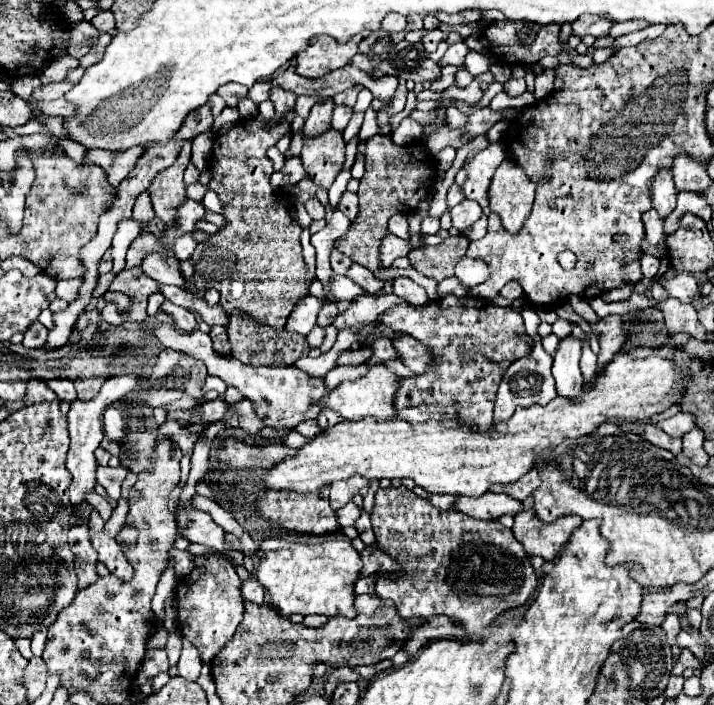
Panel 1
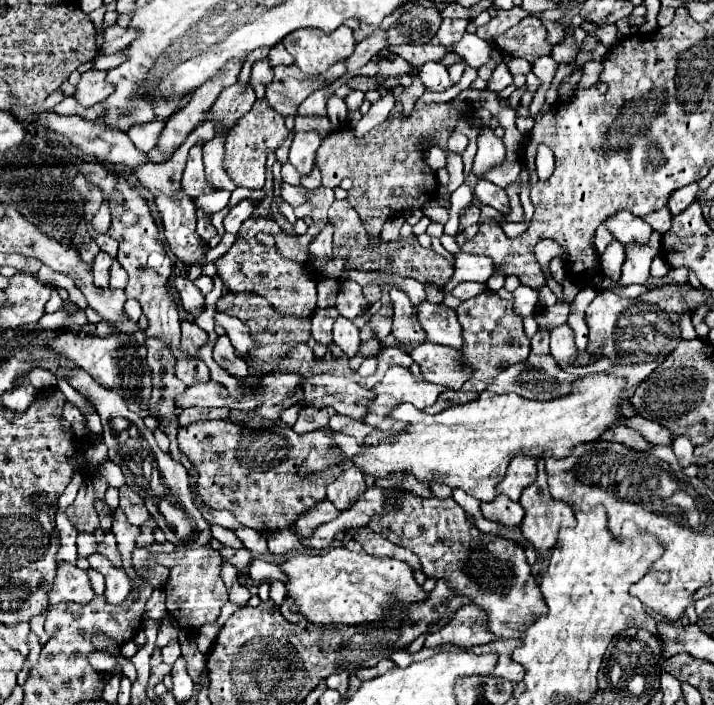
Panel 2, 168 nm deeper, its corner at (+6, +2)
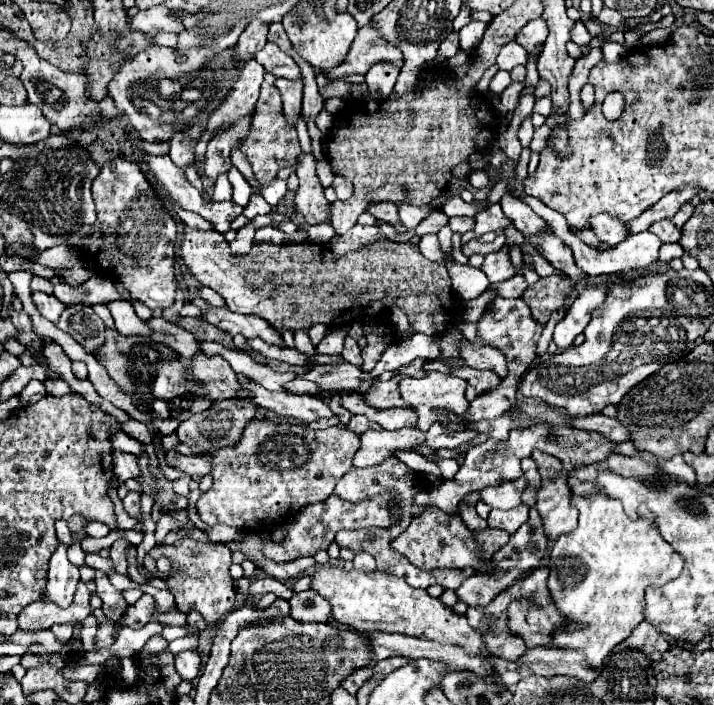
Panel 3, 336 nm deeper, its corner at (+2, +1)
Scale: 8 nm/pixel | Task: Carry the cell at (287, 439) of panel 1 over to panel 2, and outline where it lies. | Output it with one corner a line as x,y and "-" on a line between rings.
333,432
332,433
333,441
340,446
342,451
344,451
345,455
352,459
354,455
360,453
360,445
354,437
345,435
341,432

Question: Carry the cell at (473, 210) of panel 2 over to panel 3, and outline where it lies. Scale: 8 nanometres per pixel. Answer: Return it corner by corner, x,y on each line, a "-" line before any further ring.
490,204
484,212
476,214
476,228
474,228
474,232
476,232
476,236
480,238
480,236
486,234
486,232
504,230
504,228
510,226
510,224
512,224
512,220
504,216
502,208
500,208
498,204

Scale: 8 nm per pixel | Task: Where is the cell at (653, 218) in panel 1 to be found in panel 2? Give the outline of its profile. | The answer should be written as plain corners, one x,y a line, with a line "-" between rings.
620,211
614,217
606,219
604,225
620,243
648,243
652,235
652,227
642,219
628,211

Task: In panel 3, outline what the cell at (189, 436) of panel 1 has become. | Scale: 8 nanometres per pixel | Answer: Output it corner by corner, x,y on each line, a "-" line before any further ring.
252,420
246,428
244,428
244,434
242,434
242,440
234,446
234,448
222,448
222,450
216,450
212,454
208,454
210,462
212,462
212,478
214,478
214,484
212,488
200,496
198,500
198,514
200,514
200,520
206,522
208,526
214,526
214,524
226,524
226,526
234,526
234,528
240,528
240,530
254,530
254,532
260,532
256,528
274,528
278,526
282,520
284,520
284,514
286,518
292,518
294,512
298,512
300,508
308,506
308,504
316,504
316,502
322,502
326,500
332,492
334,492
334,486
336,482
340,480
340,476
344,476
352,466
352,458
356,454
356,450
360,448
360,438
358,434
350,432
348,428
342,428
342,426
334,426
334,428
326,428
326,430
312,430
308,428
306,424
276,424
276,422
270,422
270,420

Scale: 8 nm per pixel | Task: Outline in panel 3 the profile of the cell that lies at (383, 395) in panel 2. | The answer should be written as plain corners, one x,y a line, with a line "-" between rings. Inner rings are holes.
430,372
428,376
424,378
404,378
400,382
400,390
402,390
402,398
420,414
418,418
418,428
420,430
428,430
430,425
439,422
450,423
452,430
464,430
466,428
466,420
464,420
464,414
468,410
468,400
464,396
464,390
466,390
466,382
462,378
456,378
452,374
442,374
442,372
-
437,410
443,410
444,413
440,414
-
446,413
454,414
458,416
458,420
449,420

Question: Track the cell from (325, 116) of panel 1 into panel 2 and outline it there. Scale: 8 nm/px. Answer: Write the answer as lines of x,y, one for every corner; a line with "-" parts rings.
302,131
294,135
294,141
290,145
290,163
298,169
300,175
310,173
314,167
314,153
320,147
320,133
318,131

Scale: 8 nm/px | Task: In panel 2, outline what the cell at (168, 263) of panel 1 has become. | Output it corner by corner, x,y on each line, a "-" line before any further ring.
172,277
172,285
176,287
182,307
186,311
190,311
192,315
198,315
204,307
204,297
200,293
200,289
188,279
188,277

